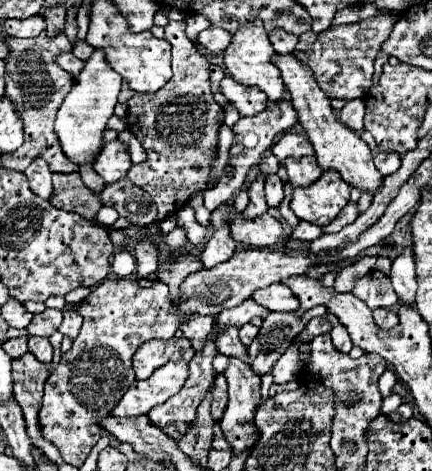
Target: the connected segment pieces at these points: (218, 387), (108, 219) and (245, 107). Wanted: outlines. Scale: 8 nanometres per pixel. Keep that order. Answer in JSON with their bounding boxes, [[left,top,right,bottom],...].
[[212,375,228,421],[96,205,118,227],[220,75,268,117]]

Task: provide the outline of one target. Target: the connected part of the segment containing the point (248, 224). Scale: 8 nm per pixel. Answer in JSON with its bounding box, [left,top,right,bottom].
[230,213,284,249]

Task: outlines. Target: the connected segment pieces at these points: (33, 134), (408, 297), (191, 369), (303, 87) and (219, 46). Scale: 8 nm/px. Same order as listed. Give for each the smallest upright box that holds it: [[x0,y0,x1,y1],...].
[[2,31,78,173],[390,247,416,303],[148,331,216,439],[274,55,384,193],[196,27,232,53]]

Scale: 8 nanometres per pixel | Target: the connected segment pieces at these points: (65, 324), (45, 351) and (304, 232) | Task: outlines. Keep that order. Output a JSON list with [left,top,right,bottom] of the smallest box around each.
[[58,305,82,339],[28,337,54,363],[288,221,322,241]]

